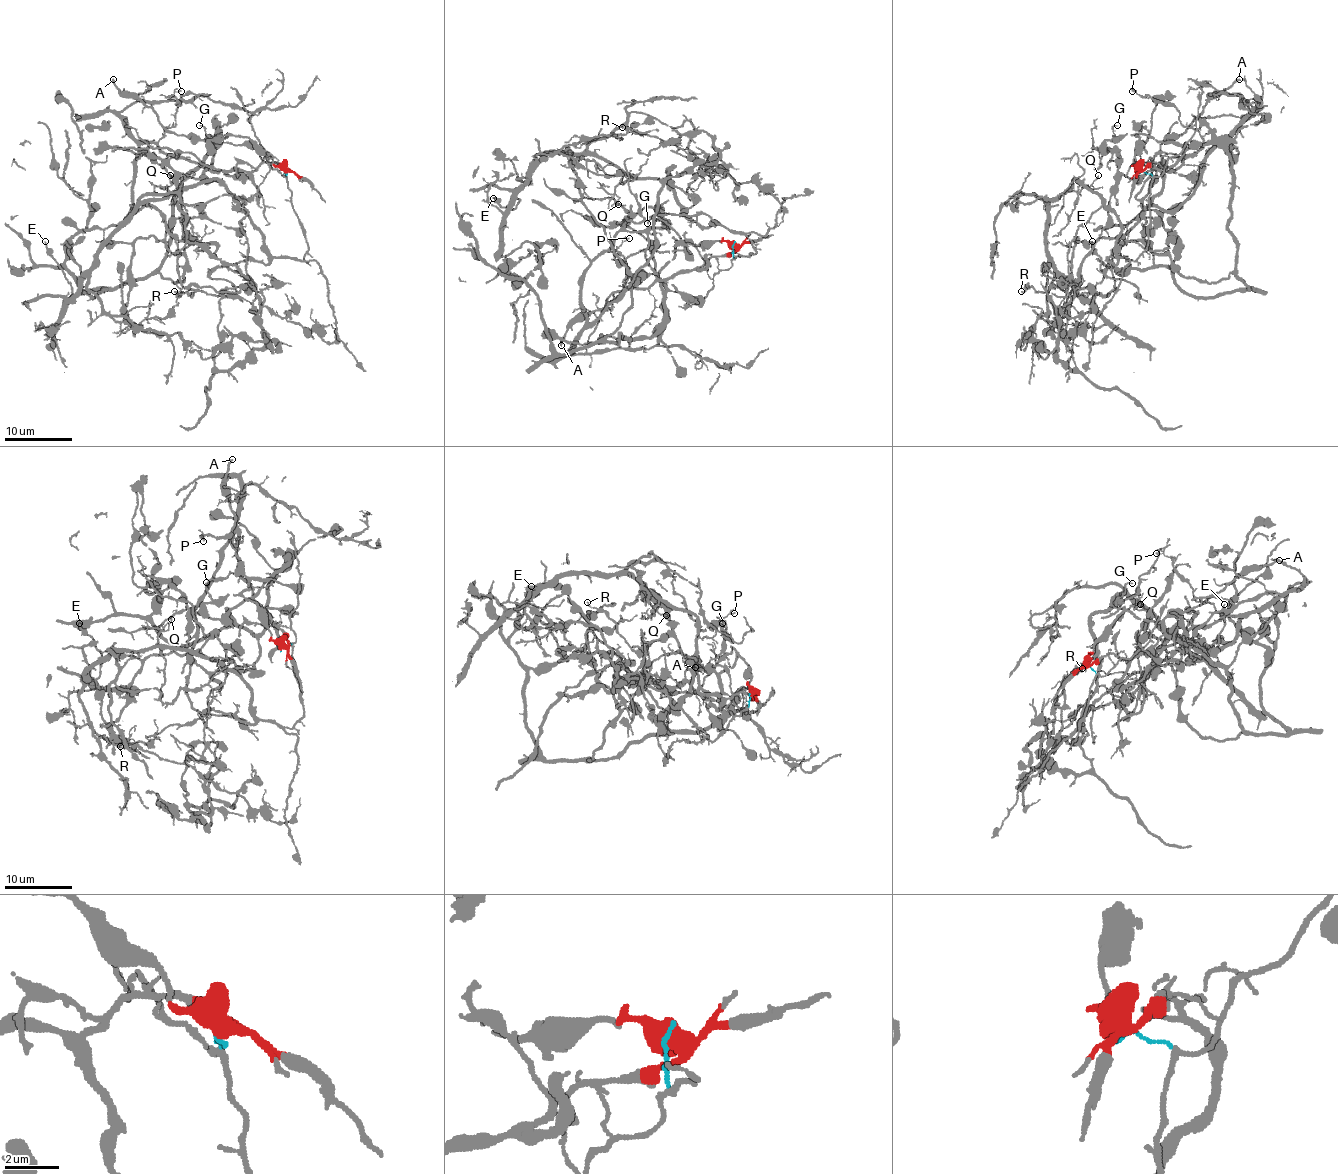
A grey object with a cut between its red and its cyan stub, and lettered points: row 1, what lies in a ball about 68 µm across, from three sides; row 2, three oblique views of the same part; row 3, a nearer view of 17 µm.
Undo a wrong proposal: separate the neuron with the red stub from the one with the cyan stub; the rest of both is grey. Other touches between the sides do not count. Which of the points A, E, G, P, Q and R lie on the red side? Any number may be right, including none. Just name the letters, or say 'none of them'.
A, G, P

